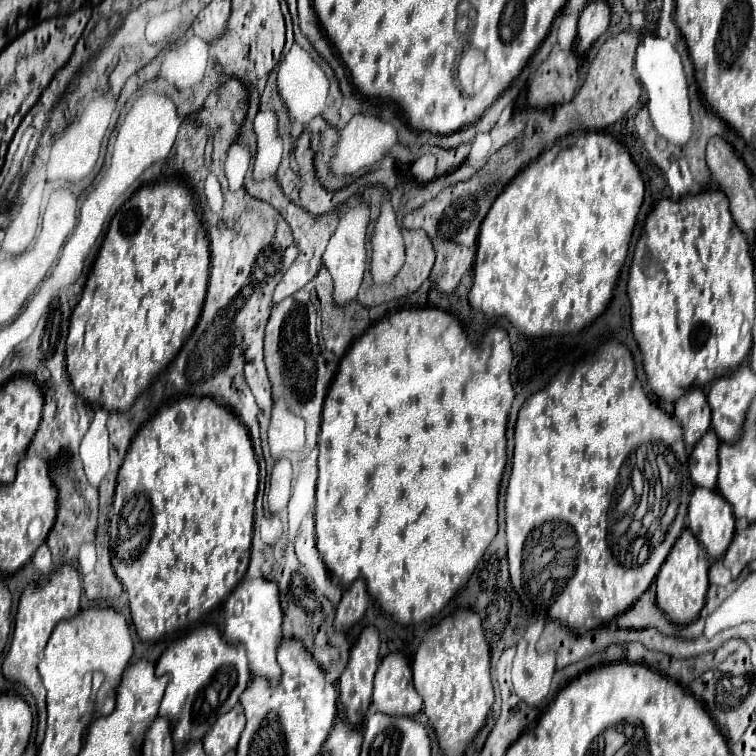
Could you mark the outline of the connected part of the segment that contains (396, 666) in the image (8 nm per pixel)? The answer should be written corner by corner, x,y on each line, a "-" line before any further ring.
389,654
375,674
373,704
383,714
413,716
421,710
421,696
413,688
411,666
403,654

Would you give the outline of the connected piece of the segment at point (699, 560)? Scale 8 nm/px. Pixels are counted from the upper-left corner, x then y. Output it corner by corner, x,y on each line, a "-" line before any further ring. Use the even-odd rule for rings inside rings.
683,530
681,536
677,538
675,546
671,548
667,560
663,562
655,584
657,584
657,606
667,614
667,618
675,624
689,624
699,616
699,610
705,604
705,594
707,594
707,568
709,568
709,558
703,546
699,546
699,540
691,534
691,530

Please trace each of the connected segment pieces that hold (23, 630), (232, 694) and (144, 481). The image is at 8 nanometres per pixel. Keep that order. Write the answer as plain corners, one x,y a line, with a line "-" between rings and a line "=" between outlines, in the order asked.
65,564
61,568
57,568
47,584
39,586
27,586
21,594
21,600
19,600
19,606
17,606
17,616
15,616
15,630
13,630
13,640
11,640
11,646
9,646
9,652
3,660
3,676
7,680
15,680
15,682
21,682
29,688
29,692
35,696
37,700
37,718
39,718
39,728
37,728
37,746
41,744
43,740
43,734
45,734
45,688
43,688
43,682
41,682
41,676
39,676
39,670
37,670
37,664
43,656
43,648
55,628
55,624
59,620
65,620
65,618
71,618
73,614
77,614
79,610
79,598
81,598
81,582
79,582
79,572
71,566
71,564
=
213,624
197,628
171,642
157,660
155,674
165,674
169,678
159,716
169,716
175,746
181,746
185,740
201,740
217,716
225,714
239,702
239,694
251,680
243,646
229,644
=
183,396
175,402
169,402
169,404
161,406
157,410
157,414
151,416
139,428
139,434
135,434
135,438
131,440
131,446
119,468
115,498
113,498
113,506
109,512
109,536
111,536
111,554
113,554
111,564
129,596
131,618
133,618
137,636
141,640
159,640
163,634
169,634
181,626
187,626
187,624
199,620
215,604
223,602
231,594
231,590
243,580
247,566
249,566
249,548
251,548
251,536
253,536
253,510
255,510
253,504
255,504
255,496
257,496
257,484
259,484
259,466
257,466
255,454
253,454
253,446
251,446
247,428
229,408
221,406
219,402
215,402
209,396
203,396
199,400
193,396

